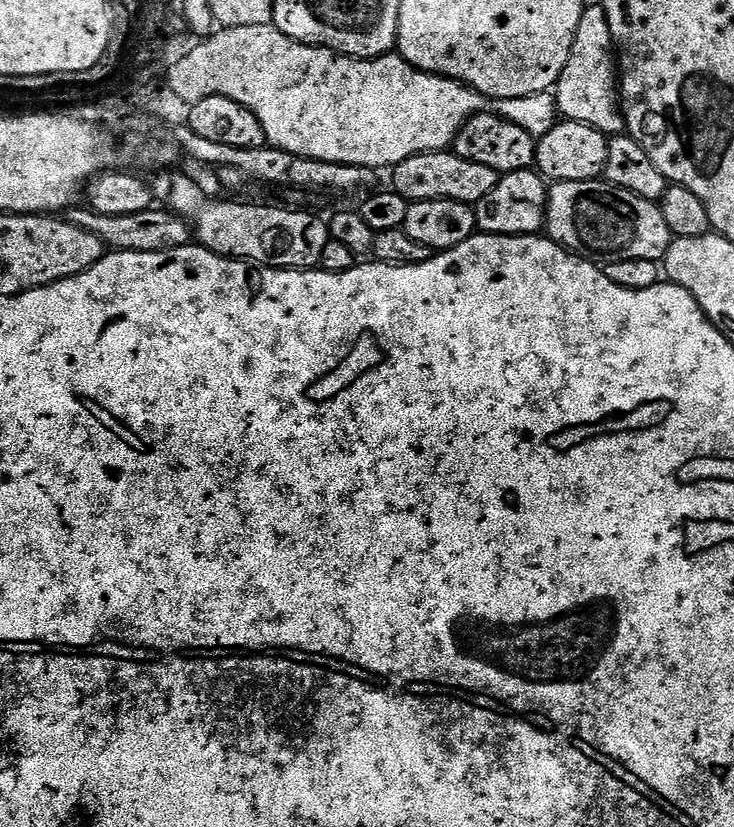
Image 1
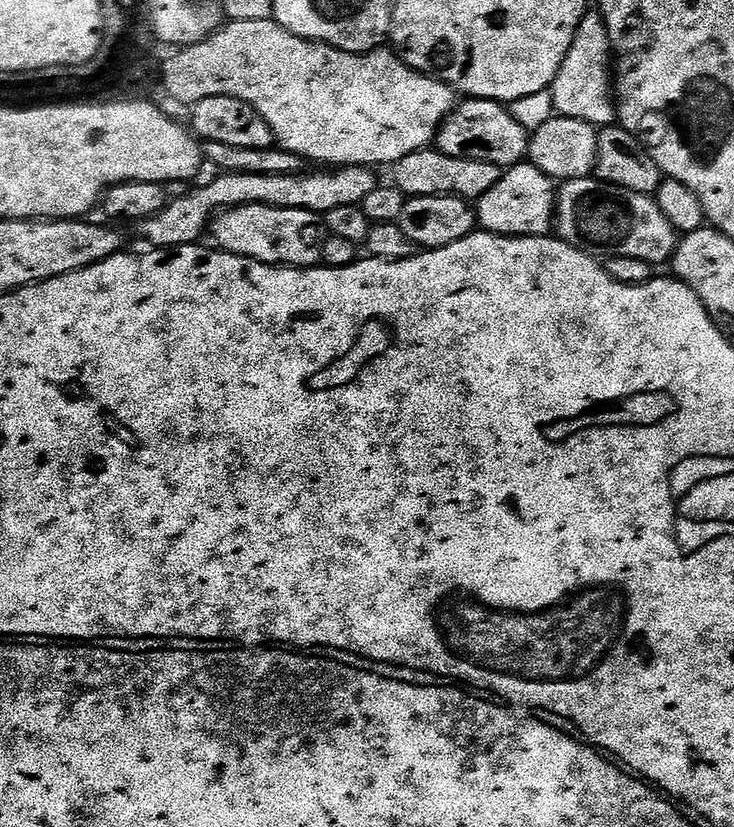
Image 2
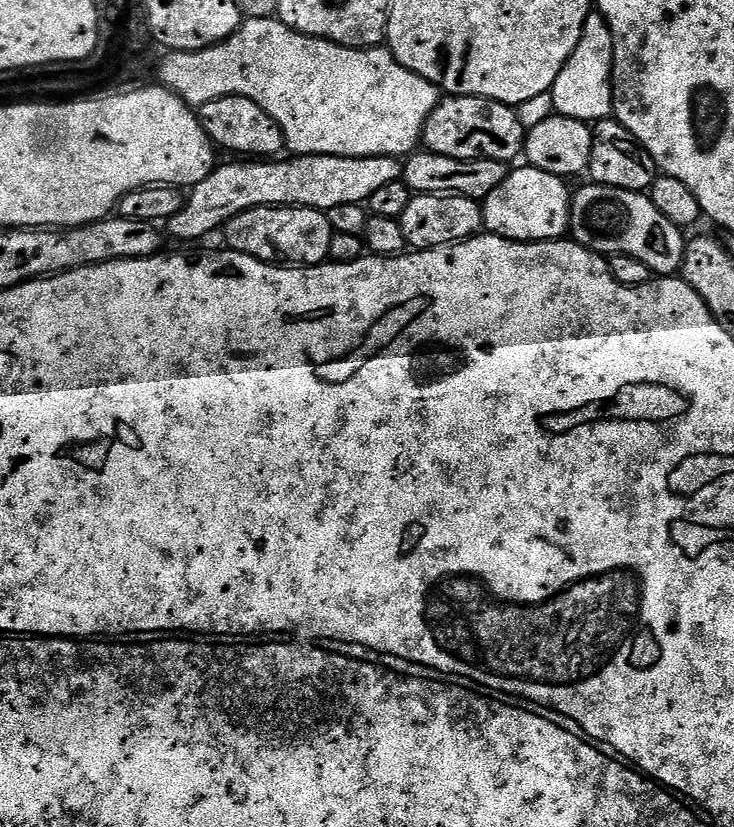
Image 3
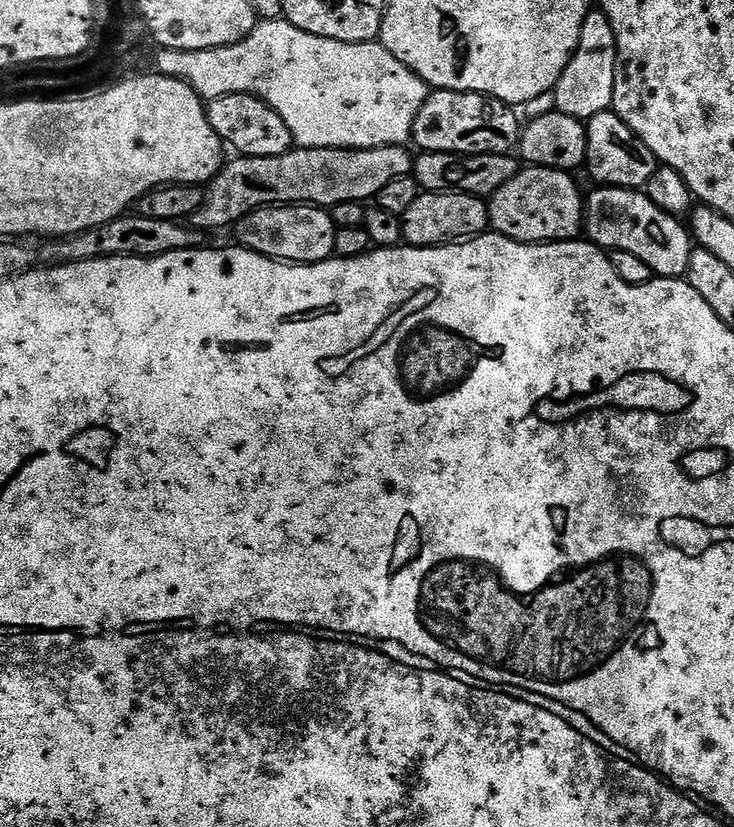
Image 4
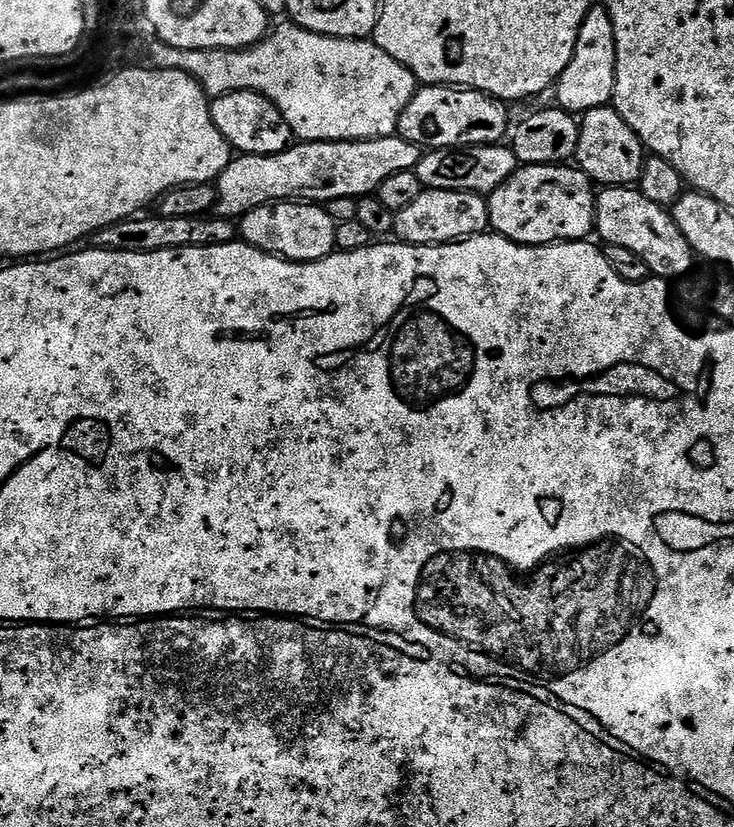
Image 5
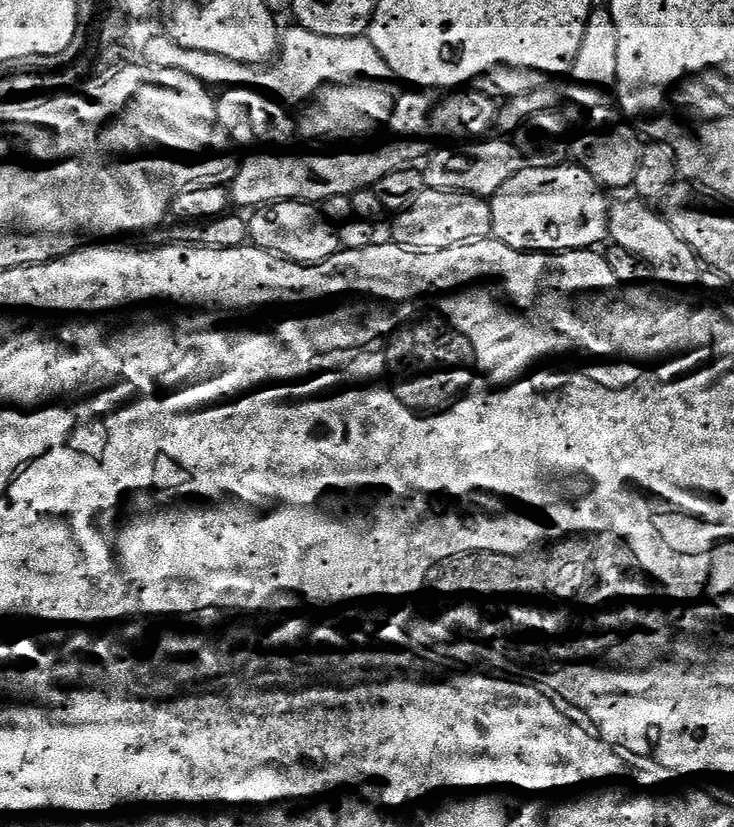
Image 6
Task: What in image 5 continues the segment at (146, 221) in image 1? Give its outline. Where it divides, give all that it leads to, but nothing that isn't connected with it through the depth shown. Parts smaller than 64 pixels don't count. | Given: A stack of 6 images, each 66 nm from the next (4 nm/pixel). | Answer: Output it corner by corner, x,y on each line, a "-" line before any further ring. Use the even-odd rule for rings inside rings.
398,134
373,140
309,140
293,143
285,152
273,156
237,155
214,182
215,215
235,221
250,210
273,202
327,202
334,198
359,198
379,193
382,182
390,174
411,172
417,166
422,150
414,142
406,142

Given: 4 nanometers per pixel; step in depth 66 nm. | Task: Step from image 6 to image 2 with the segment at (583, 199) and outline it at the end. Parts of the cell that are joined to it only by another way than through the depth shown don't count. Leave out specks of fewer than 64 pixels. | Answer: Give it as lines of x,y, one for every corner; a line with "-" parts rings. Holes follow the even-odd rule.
525,162
507,169
499,182
490,186
490,190
486,190
486,194
482,194
479,200
475,201
474,211
479,227
483,231
494,233
495,236
546,236
554,228
557,195
558,188
553,180
530,162

